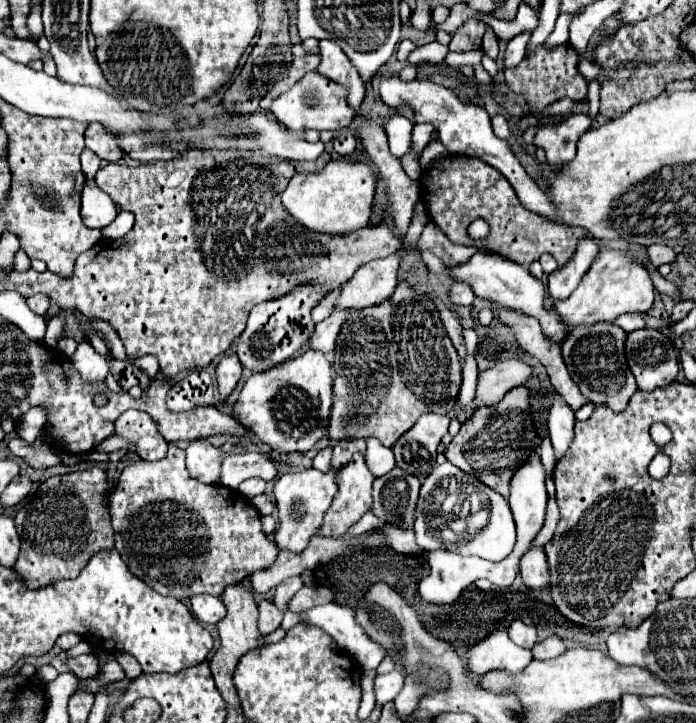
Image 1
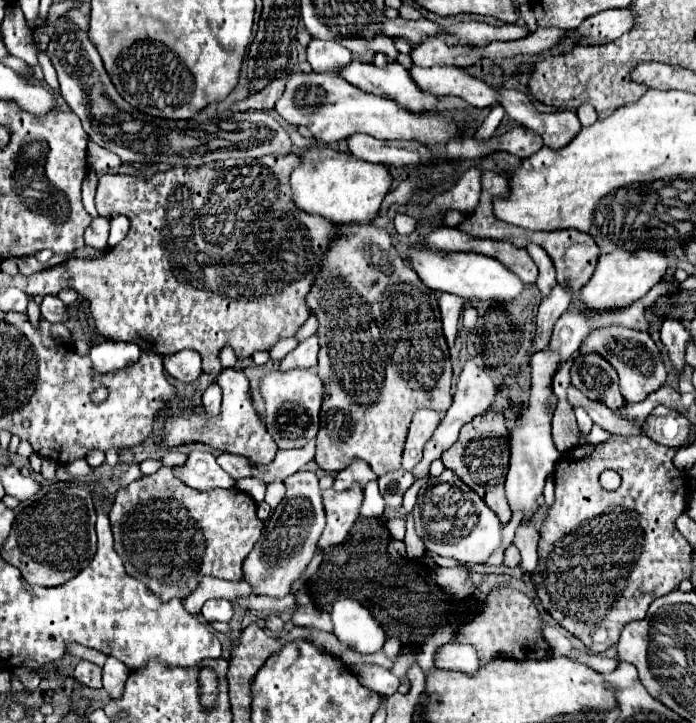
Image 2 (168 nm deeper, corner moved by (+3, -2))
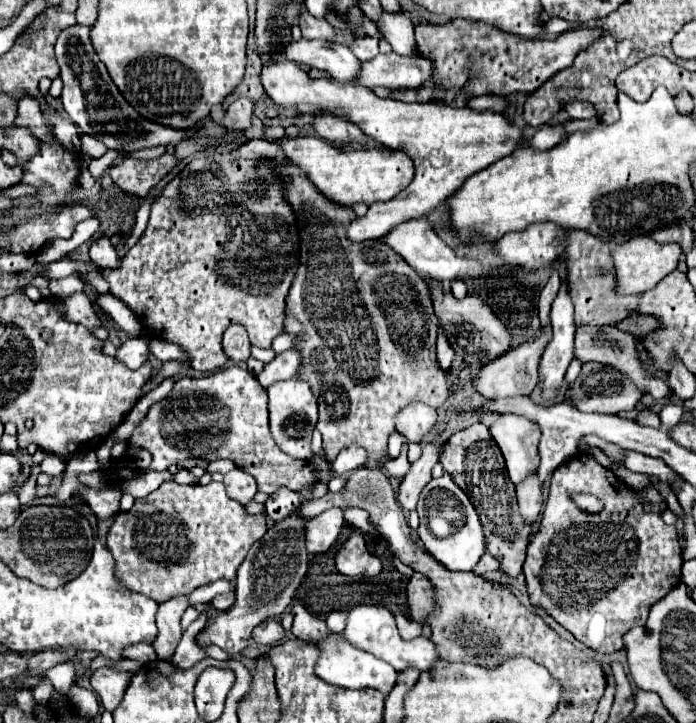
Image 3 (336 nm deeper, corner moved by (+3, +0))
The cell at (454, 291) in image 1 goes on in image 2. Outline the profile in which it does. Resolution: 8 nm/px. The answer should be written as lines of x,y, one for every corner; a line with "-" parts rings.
440,294
440,314
442,314
442,324
444,324
444,336
448,344
452,346
456,334
458,334
458,318
464,310
464,300
454,296
454,294

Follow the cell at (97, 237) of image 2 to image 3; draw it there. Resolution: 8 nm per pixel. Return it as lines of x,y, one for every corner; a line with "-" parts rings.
98,238
90,246
90,260
100,268
100,270
112,270
120,266
120,256
116,254
114,246
110,244
108,238

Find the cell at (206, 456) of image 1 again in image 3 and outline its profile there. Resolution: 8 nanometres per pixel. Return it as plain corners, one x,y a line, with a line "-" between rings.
234,468
224,476
224,486
226,486
226,494
236,502
240,502
242,506
246,506
256,494
254,478
250,478
250,474
242,472
240,468

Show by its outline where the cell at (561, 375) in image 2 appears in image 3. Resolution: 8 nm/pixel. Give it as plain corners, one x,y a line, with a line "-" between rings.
578,326
574,352
576,352
576,358
580,358
582,362
600,362
600,364
610,364
610,366
618,368
620,372
628,374
640,390
646,390
654,398
670,398
672,396
672,390
662,380
650,378
642,370
642,360
640,360
638,350
636,350
634,336
618,330
616,326

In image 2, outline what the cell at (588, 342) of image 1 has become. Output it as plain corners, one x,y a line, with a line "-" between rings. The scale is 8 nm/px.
596,352
578,354
570,374
572,386
576,386
590,400
602,402
610,410
618,410
624,404
624,396
620,394
618,386
618,372

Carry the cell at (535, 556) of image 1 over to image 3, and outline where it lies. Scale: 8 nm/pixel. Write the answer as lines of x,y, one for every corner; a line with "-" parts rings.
534,472
530,478
526,478
526,482
520,482
516,486
516,494
518,494
518,506
520,506
520,514
524,516
526,522
534,524
540,516
542,504
544,504
544,496
542,496
542,482
538,478
538,474

